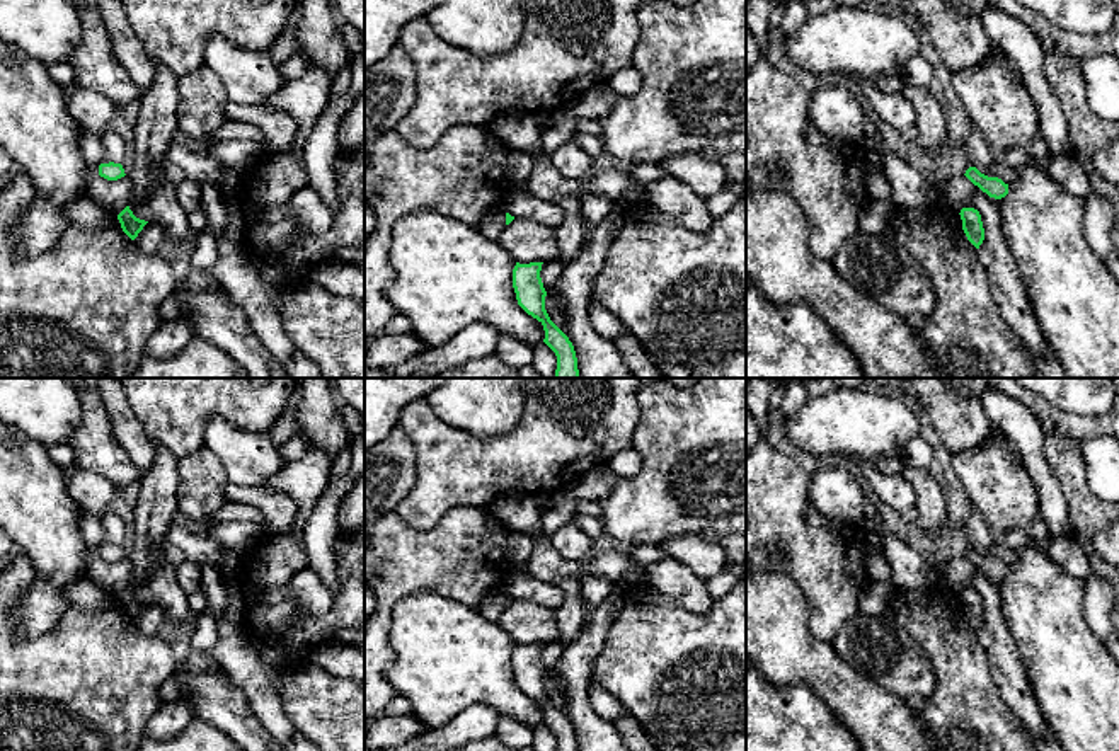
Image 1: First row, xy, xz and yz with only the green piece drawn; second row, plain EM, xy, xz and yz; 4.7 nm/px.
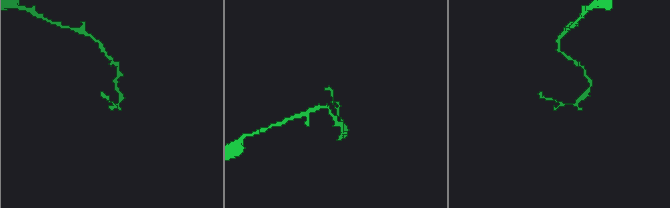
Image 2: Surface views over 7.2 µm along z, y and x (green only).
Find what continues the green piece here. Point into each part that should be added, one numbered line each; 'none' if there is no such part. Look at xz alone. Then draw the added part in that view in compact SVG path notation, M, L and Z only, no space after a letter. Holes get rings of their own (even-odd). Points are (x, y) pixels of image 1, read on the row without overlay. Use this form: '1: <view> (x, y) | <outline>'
none

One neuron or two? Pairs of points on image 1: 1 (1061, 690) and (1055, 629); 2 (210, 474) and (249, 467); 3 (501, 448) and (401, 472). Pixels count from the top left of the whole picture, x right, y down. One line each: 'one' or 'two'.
1: one
2: two
3: two

